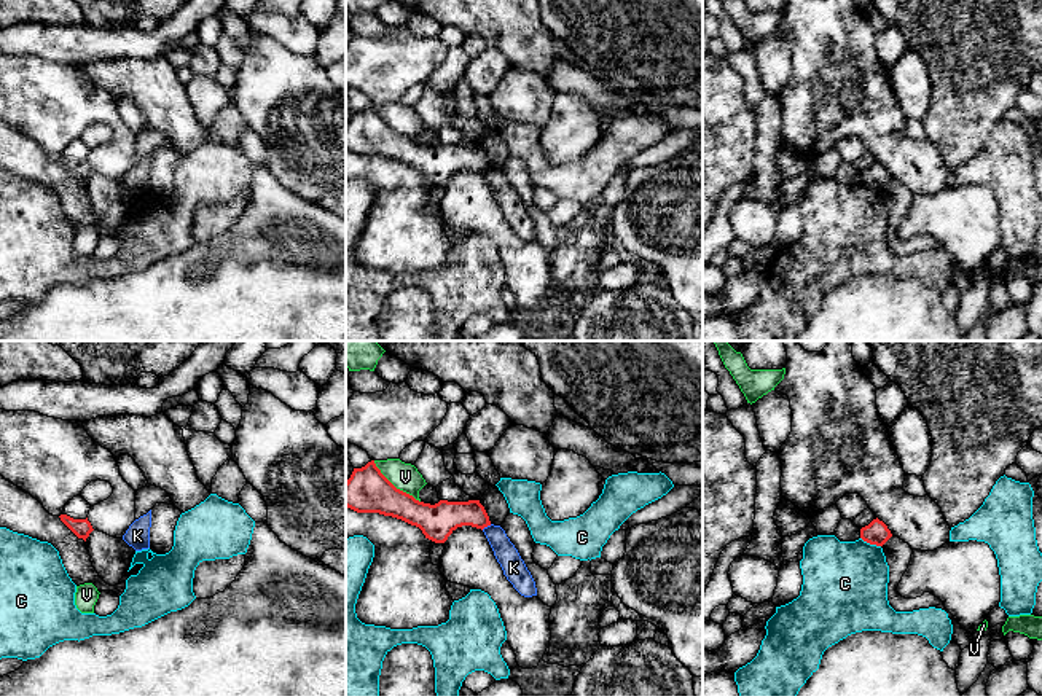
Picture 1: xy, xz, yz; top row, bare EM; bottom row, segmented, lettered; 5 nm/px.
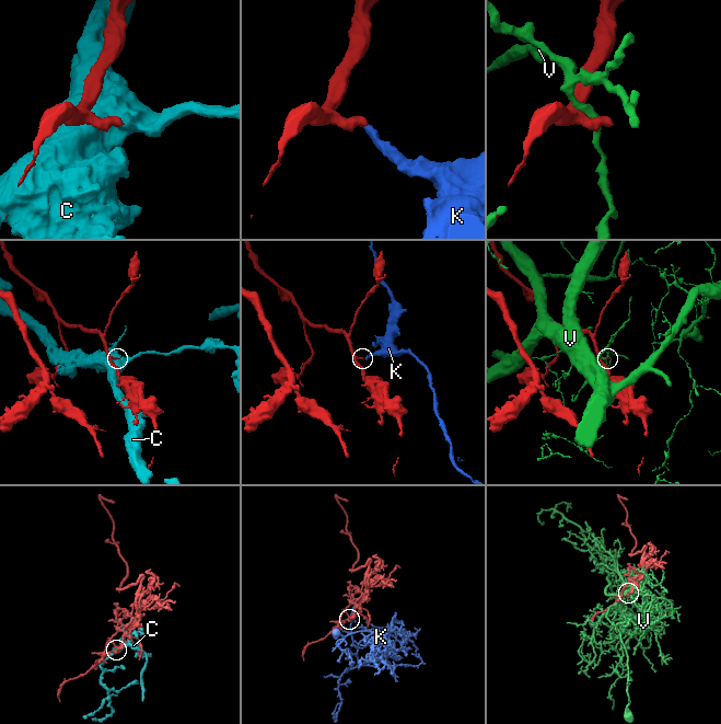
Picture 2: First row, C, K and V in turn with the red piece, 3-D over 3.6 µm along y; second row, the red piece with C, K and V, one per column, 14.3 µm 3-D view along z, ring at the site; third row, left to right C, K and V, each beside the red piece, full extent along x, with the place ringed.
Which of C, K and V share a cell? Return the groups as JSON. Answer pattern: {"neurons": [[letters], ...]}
{"neurons": [["C"], ["K"], ["V"]]}

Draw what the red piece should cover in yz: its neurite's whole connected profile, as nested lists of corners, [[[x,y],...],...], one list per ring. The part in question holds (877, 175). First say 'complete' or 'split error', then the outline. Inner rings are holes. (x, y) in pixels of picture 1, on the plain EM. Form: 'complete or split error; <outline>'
complete; [[[878,161],[860,172],[860,182],[870,188],[883,190],[891,180],[891,174]]]

